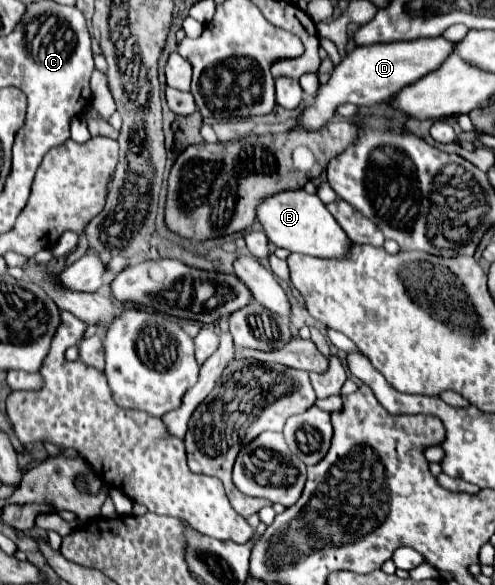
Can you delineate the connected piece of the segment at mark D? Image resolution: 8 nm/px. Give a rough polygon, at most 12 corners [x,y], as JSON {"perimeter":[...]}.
{"perimeter":[[445,37],[355,47],[297,129],[317,131],[339,103],[377,105],[437,71]]}

